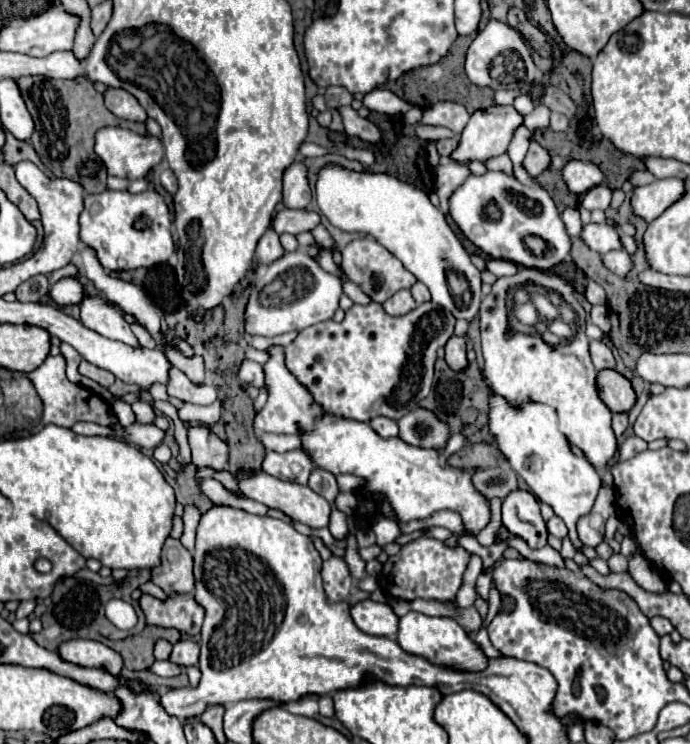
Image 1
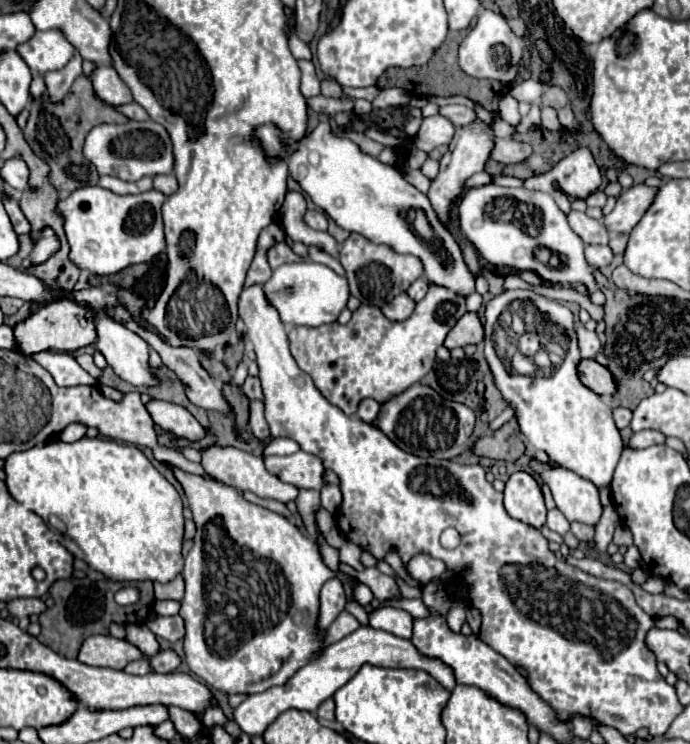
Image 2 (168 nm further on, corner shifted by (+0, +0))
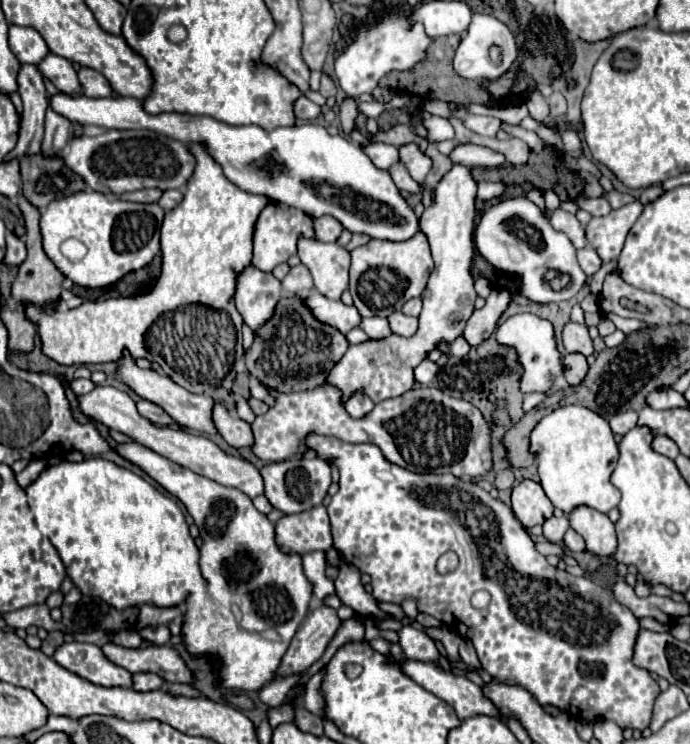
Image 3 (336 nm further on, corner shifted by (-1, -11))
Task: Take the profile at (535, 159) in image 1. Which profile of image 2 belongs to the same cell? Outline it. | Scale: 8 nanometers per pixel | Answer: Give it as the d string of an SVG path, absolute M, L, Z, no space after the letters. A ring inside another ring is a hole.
M496 139L496 147L492 153L492 159L504 165L522 163L532 155L532 147L528 143L520 143L514 139Z

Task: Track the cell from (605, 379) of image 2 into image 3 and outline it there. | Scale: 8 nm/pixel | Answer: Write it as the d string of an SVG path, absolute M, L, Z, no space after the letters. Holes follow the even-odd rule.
M573 352L573 354L567 354L563 358L563 372L565 372L565 380L571 384L571 386L577 386L583 376L587 374L587 360L583 354L579 352Z

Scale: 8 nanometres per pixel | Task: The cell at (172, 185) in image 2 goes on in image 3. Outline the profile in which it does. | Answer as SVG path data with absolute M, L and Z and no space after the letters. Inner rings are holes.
M167 190L167 192L163 192L163 196L161 196L161 200L159 200L159 206L161 206L165 212L169 212L169 210L173 210L181 200L183 200L183 192L181 192L181 190Z

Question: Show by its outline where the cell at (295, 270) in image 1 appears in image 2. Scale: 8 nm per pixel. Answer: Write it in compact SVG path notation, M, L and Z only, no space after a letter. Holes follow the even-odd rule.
M314 261L288 263L274 269L272 277L264 283L264 295L268 297L268 303L280 313L280 321L284 321L286 325L306 327L320 327L322 323L336 321L350 297L346 277Z

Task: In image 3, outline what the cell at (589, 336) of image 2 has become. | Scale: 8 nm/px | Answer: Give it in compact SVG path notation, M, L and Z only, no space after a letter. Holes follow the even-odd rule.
M567 322L563 326L563 348L565 352L581 352L583 356L593 354L593 342L589 338L589 330L585 324L577 322Z

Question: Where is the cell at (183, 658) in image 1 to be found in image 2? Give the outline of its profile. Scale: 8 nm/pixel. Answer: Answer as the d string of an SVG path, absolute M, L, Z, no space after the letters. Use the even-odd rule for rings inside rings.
M166 649L166 651L160 651L156 657L152 657L150 663L152 663L156 673L172 673L178 669L180 657L174 649Z

